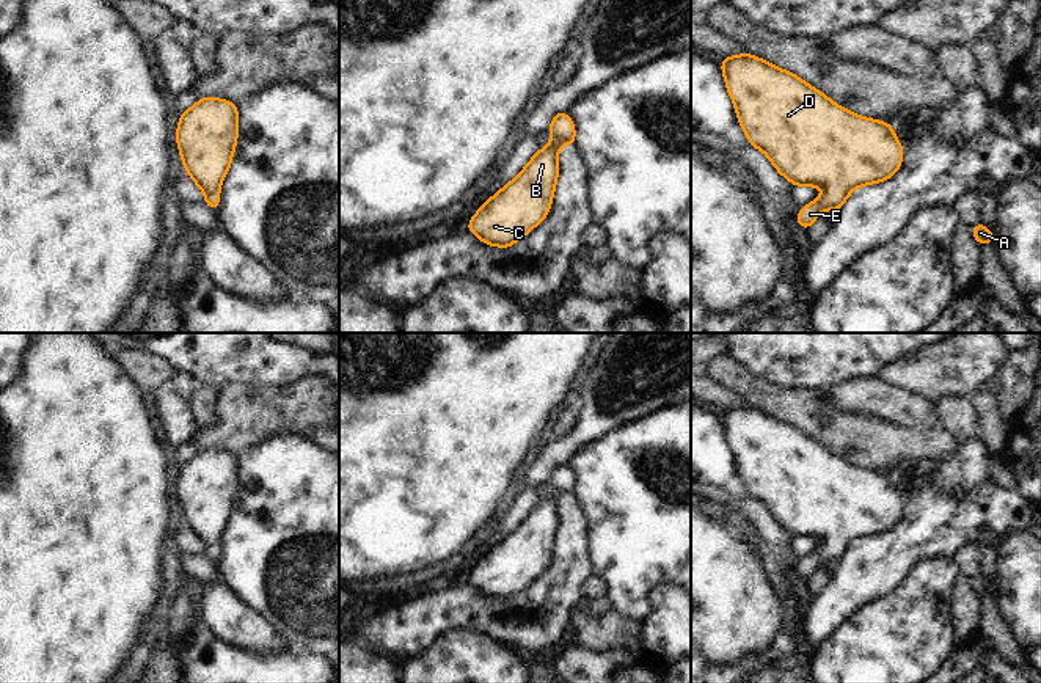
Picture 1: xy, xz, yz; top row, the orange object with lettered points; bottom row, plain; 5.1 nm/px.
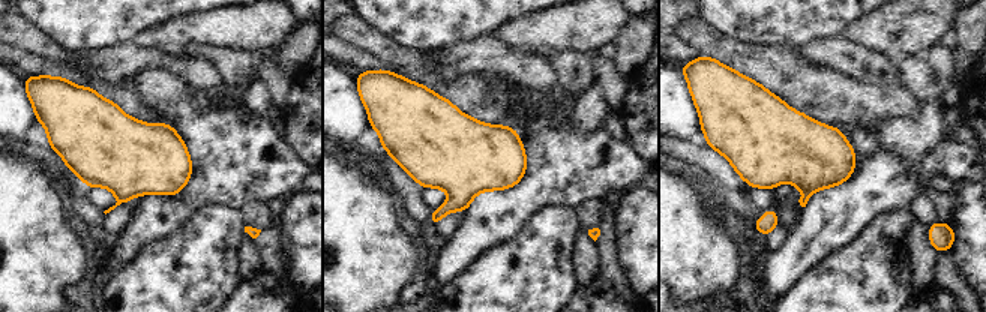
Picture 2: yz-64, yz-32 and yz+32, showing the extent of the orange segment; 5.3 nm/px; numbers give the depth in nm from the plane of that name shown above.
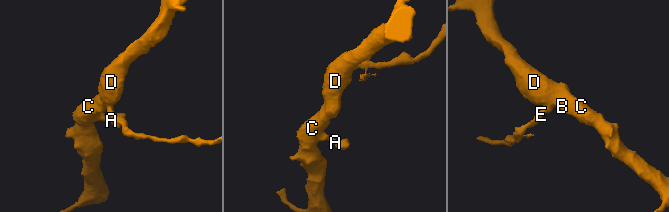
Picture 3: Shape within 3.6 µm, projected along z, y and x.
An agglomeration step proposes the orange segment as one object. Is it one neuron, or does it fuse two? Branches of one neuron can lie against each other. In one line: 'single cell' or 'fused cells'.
single cell

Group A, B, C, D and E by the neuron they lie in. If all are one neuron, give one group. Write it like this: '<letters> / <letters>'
A B C D E

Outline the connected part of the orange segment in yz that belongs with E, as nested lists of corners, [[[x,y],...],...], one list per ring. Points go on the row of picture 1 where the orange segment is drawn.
[[[749,52],[725,57],[719,66],[752,148],[762,149],[791,185],[826,188],[823,196],[799,209],[794,220],[801,228],[809,231],[823,209],[837,212],[856,187],[887,181],[901,166],[903,146],[890,122],[862,118],[834,104],[798,75]]]

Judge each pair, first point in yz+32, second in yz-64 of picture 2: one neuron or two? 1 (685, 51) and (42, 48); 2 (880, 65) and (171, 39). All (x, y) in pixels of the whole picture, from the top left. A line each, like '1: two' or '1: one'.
1: two
2: two

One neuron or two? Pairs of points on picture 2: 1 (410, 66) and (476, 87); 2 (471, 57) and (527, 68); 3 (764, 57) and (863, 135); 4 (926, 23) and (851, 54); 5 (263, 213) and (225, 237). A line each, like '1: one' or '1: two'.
1: one
2: one
3: two
4: two
5: two

